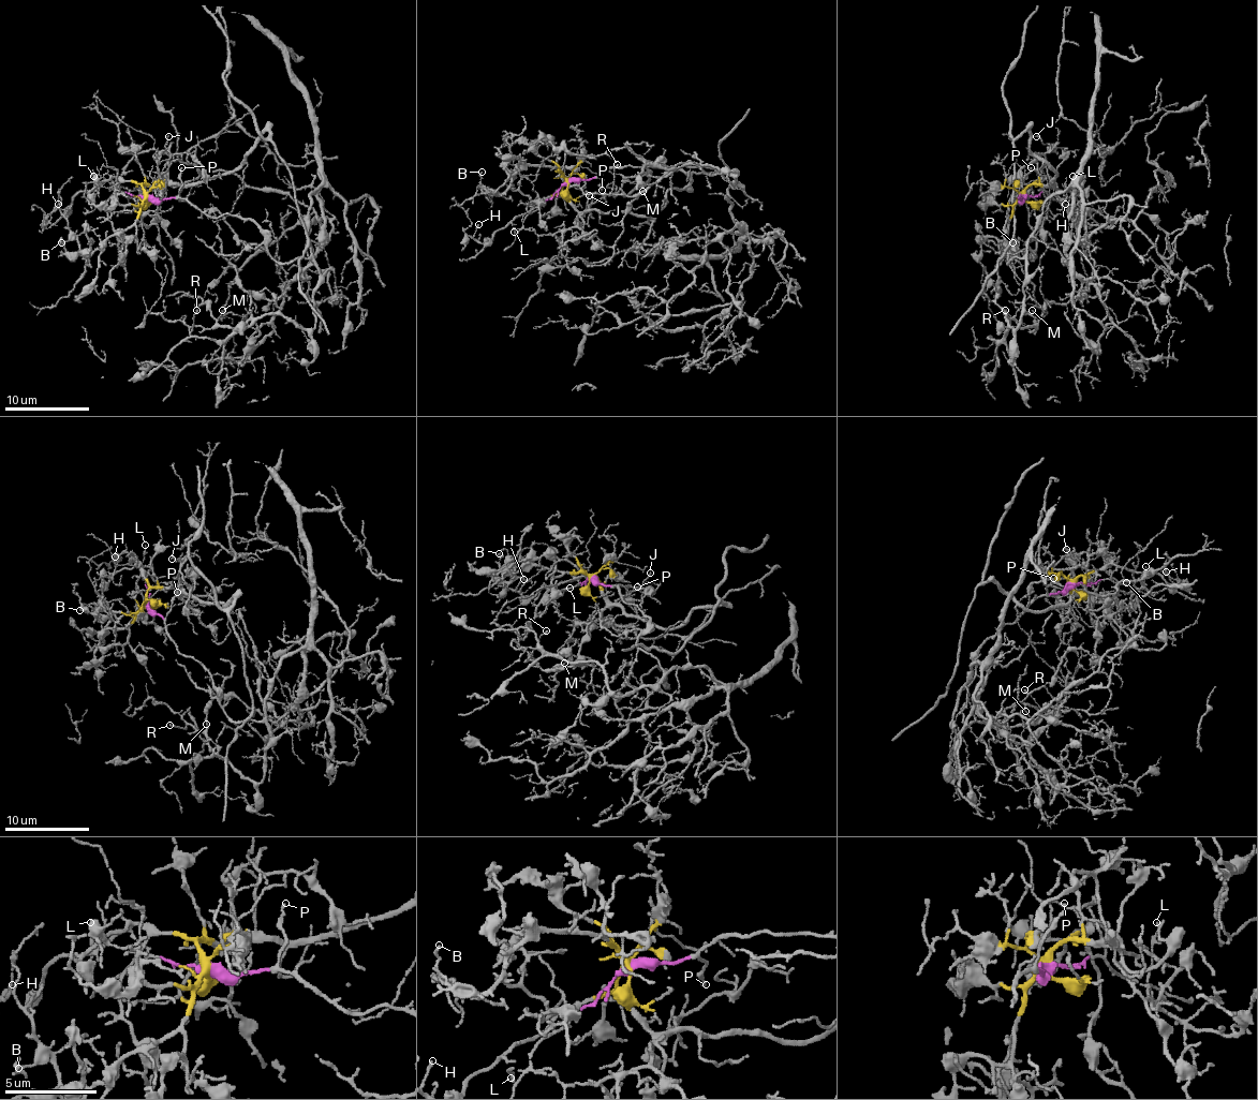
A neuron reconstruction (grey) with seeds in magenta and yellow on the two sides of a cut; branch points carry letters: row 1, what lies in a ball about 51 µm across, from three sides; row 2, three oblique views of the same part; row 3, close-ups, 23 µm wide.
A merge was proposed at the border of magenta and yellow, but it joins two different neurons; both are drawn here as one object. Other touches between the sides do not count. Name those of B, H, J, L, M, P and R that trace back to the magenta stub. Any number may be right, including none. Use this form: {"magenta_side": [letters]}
{"magenta_side": ["L", "M", "P", "R"]}

